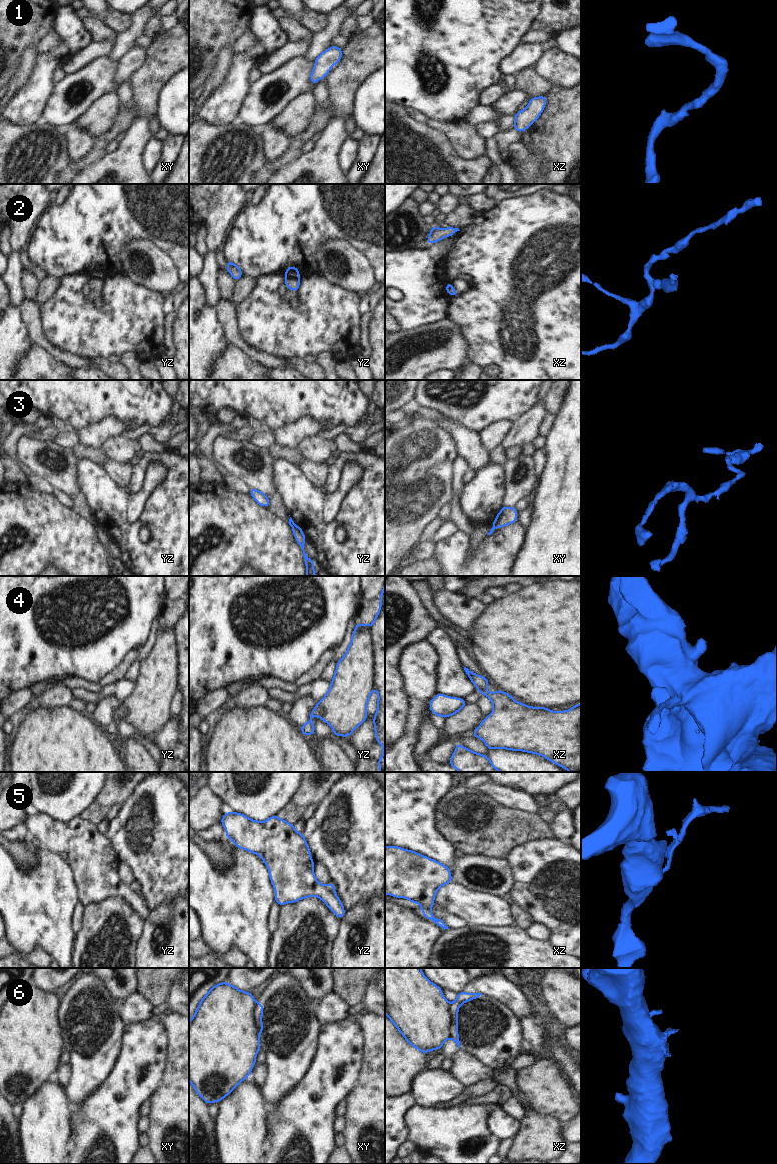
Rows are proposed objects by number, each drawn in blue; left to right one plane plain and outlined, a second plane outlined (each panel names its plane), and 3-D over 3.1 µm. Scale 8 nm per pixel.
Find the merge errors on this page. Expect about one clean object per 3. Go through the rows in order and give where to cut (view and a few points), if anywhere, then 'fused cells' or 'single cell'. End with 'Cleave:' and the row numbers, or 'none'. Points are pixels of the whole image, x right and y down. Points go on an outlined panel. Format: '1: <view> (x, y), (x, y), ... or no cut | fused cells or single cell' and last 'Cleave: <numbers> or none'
1: no cut | single cell
2: yz (286, 275), (299, 278) | fused cells
3: yz (294, 524), (292, 527) | fused cells
4: no cut | single cell
5: xz (429, 910), (423, 912) | fused cells
6: xy (253, 1001), (252, 1019), (258, 1039) | fused cells
Cleave: 2, 3, 5, 6

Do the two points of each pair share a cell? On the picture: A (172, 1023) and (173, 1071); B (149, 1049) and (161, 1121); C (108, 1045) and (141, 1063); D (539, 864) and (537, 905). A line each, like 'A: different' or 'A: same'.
A: same
B: different
C: different
D: same

